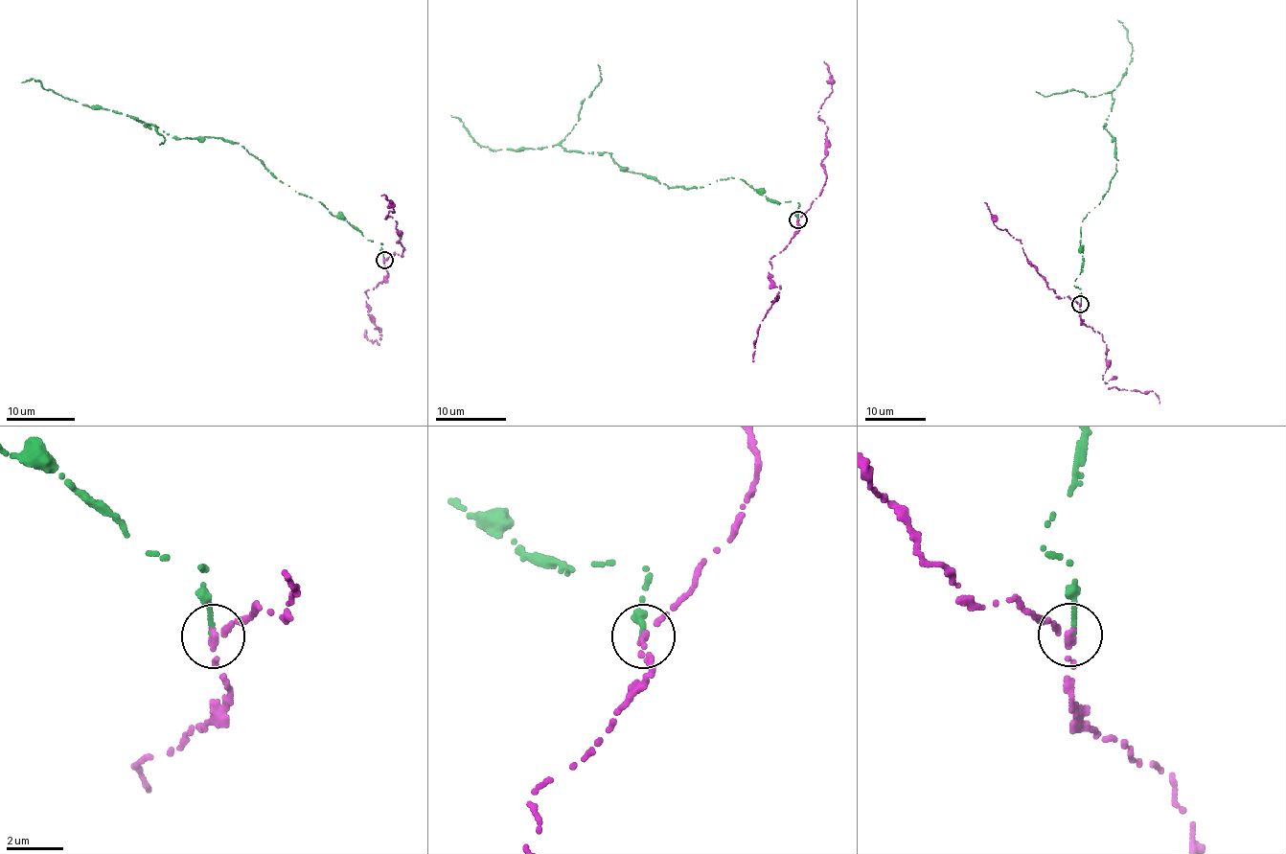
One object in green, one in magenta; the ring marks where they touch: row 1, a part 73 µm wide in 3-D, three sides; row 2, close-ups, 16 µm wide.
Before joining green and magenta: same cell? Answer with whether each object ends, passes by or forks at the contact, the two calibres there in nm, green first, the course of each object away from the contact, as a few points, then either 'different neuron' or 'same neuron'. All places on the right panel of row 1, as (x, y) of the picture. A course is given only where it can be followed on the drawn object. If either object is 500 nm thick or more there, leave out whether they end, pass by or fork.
green ends; magenta passes by; calibres 150 and 200 nm; course green (1081, 304), (1073, 285), (1083, 261), (1080, 226), (1116, 171), (1115, 138), (1102, 126), (1133, 51), (1117, 19); course magenta (1080, 304), (1081, 324), (1103, 336), (1107, 362), (1103, 377), (1108, 387), (1142, 393), (1153, 391), (1159, 403); different neuron

